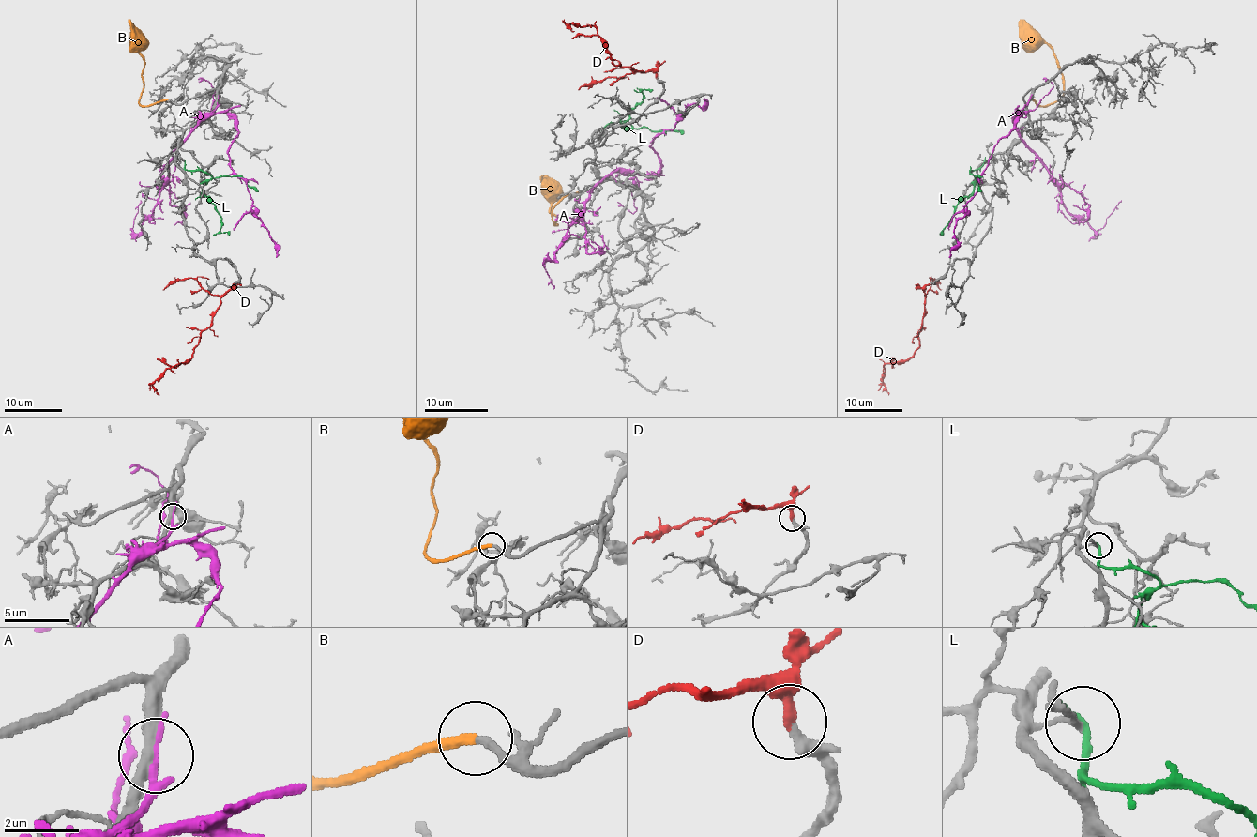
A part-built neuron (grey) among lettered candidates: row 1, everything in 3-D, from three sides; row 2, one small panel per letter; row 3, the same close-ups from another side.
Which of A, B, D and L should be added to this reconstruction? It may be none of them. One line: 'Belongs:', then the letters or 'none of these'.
Belongs: B, D

